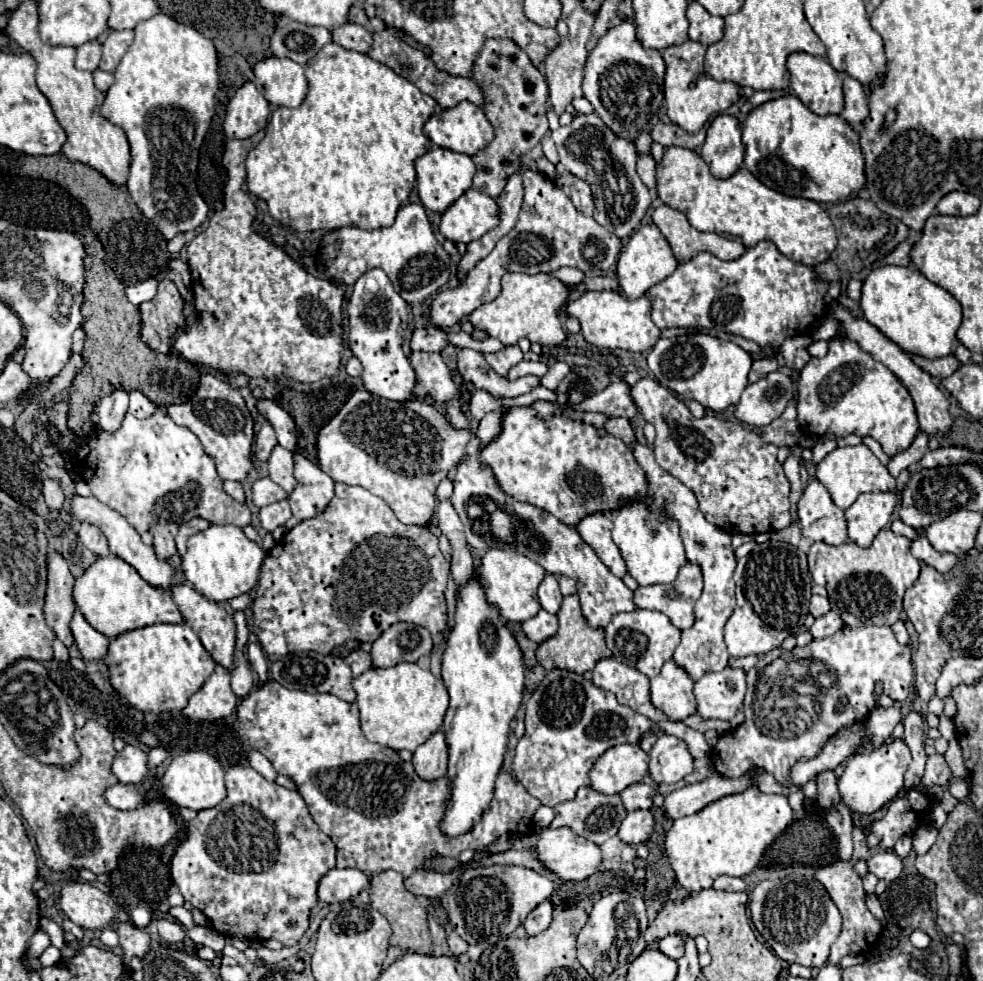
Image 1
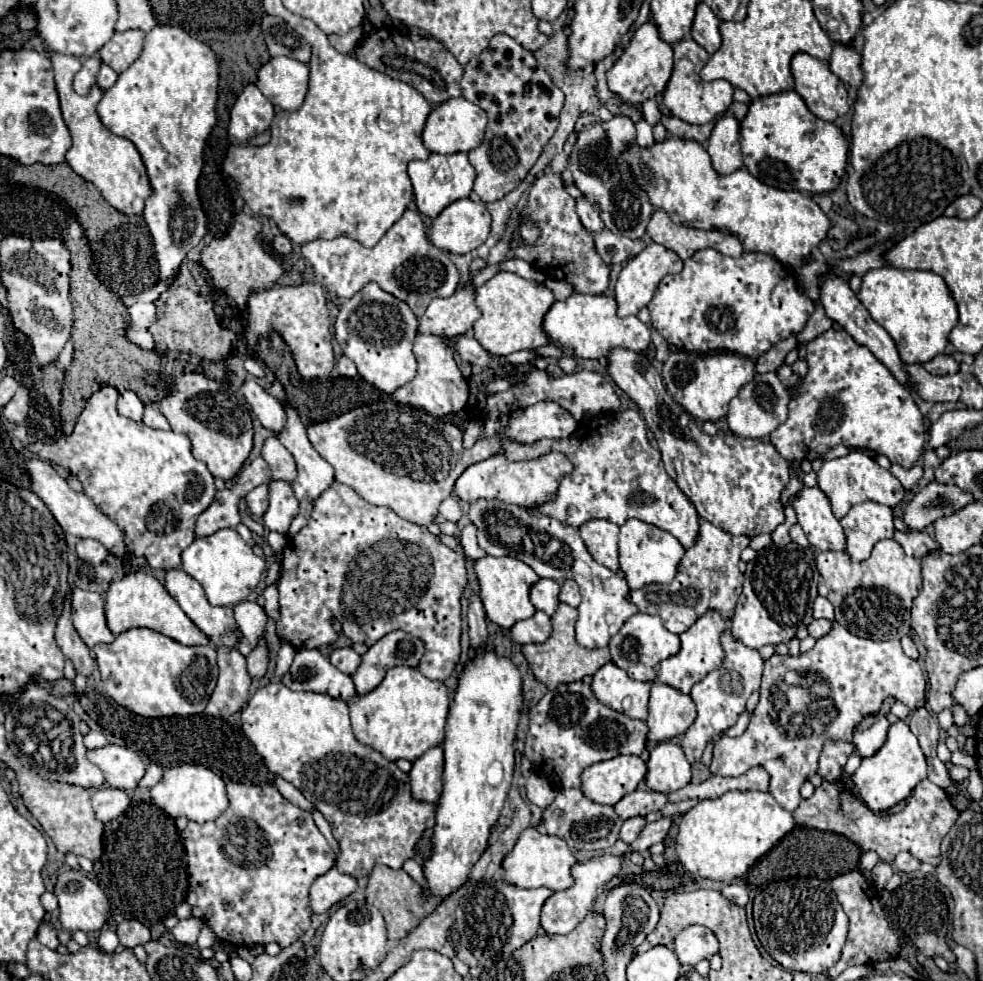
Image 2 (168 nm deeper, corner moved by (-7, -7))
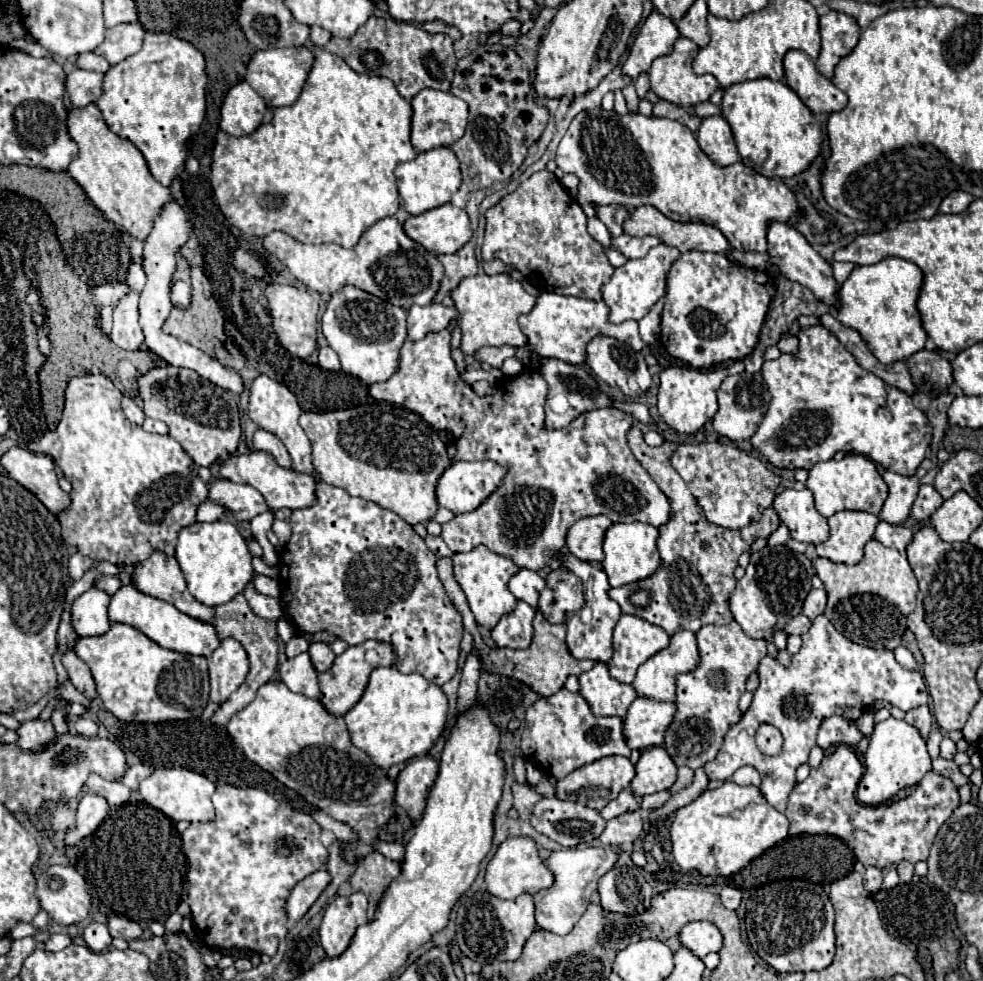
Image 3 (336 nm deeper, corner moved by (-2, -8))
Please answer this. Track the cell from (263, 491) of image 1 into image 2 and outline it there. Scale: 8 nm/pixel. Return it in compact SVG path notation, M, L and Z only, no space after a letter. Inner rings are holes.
M259 485L255 489L251 489L247 493L247 507L253 515L257 517L263 517L265 511L267 511L267 505L269 505L269 499L267 499L267 485Z

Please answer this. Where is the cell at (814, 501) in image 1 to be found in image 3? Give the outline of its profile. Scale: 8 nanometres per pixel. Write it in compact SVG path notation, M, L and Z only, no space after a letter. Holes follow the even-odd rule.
M784 488L774 496L772 508L776 510L782 524L788 526L790 536L798 542L820 544L828 538L828 522L814 508L814 496L810 490Z

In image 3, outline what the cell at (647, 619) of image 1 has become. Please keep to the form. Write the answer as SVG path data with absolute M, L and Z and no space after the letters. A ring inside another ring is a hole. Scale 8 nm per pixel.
M622 616L614 628L614 656L608 662L610 676L630 684L638 666L664 650L668 642L670 636L660 626L636 616Z

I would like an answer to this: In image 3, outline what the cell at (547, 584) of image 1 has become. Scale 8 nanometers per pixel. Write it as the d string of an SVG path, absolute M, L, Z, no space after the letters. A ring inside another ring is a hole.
M520 568L508 582L508 590L518 598L524 600L526 604L530 604L532 608L538 604L540 598L540 590L546 586L544 578L538 576L538 572L528 570L528 568Z

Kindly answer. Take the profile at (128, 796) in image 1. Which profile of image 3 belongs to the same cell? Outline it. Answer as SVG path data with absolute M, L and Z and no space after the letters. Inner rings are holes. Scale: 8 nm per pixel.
M84 794L76 808L76 826L66 832L66 844L74 846L86 836L90 836L100 822L108 816L108 802L98 794Z

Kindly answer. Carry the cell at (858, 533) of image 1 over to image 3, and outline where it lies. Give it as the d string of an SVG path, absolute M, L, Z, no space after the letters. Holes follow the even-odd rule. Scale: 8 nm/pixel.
M836 512L828 518L830 538L816 546L820 558L842 564L858 564L864 558L864 546L874 538L878 516L870 512Z

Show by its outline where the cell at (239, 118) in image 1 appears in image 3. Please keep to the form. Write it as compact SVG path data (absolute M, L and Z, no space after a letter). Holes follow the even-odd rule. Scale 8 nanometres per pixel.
M248 82L230 88L220 110L220 128L230 136L246 136L254 132L264 118L266 104Z

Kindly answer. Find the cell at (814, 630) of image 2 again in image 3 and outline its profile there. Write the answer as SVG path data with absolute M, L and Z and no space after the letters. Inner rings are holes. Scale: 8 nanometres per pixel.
M798 614L794 616L794 620L788 622L784 630L788 635L802 635L808 631L810 624L812 622L804 614Z

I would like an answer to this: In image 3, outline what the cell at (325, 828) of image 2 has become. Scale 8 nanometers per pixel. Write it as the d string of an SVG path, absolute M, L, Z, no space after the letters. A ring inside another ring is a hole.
M318 870L310 876L306 876L304 880L300 880L292 888L292 892L286 900L284 910L286 910L288 920L298 922L308 912L308 908L314 904L314 900L322 894L322 890L328 886L328 882L330 882L330 874L326 870Z

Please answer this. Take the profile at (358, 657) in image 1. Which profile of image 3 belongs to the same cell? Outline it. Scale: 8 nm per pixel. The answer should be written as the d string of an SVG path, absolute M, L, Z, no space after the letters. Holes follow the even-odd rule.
M314 642L314 644L310 646L310 650L308 650L308 656L310 656L310 660L312 660L312 666L314 666L318 672L326 672L326 670L332 666L336 654L328 648L328 644L324 644L324 642Z

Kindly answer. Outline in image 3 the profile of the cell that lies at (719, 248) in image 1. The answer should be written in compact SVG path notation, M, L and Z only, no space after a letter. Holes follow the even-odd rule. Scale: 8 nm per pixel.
M638 206L634 210L630 210L630 216L624 220L624 232L630 236L658 236L664 244L668 246L676 246L680 252L690 252L690 250L698 250L698 252L726 252L730 248L728 240L722 236L722 232L718 232L718 228L710 226L710 224L702 224L702 222L674 222L668 216L664 216L660 210L656 210L654 206Z

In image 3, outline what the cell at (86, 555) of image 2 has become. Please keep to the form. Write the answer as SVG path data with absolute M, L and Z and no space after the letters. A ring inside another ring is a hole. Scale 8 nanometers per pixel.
M80 552L72 554L70 556L70 564L68 564L68 574L74 578L74 580L80 580L84 576L86 570L90 570L94 566L94 562L86 556L82 556Z

